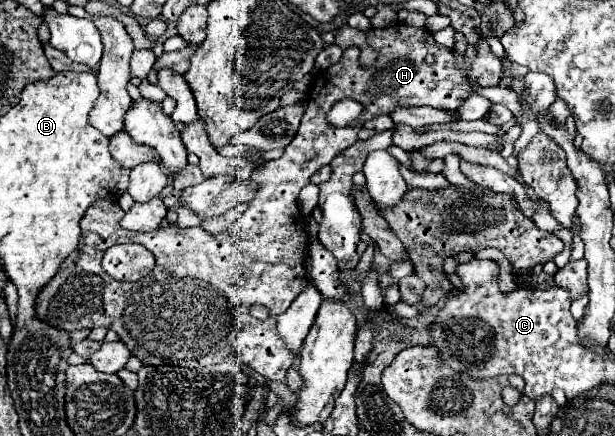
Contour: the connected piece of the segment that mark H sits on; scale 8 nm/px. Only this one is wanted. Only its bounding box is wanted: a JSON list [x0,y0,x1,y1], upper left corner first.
[35,27,501,383]

